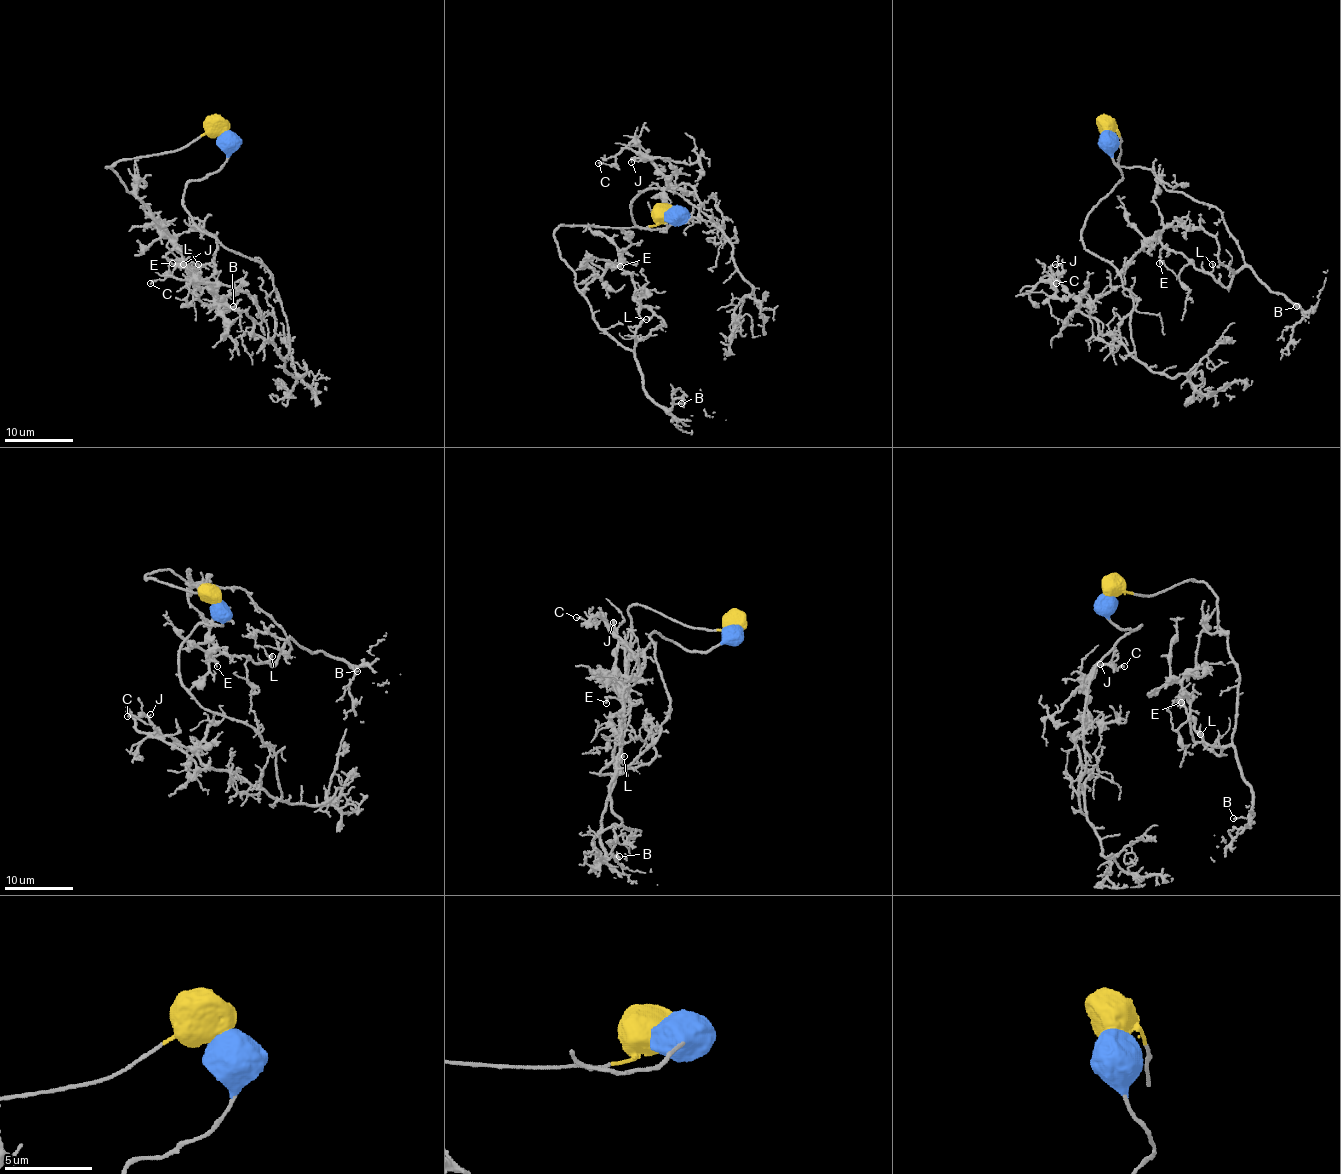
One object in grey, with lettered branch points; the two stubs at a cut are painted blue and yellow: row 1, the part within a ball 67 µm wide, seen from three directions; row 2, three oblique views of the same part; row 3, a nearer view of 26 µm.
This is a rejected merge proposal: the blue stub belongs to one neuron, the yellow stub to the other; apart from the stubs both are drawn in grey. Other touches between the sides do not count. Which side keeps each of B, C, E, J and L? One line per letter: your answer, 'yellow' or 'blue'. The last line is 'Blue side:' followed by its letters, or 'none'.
B: yellow
C: blue
E: yellow
J: blue
L: yellow
Blue side: C, J

